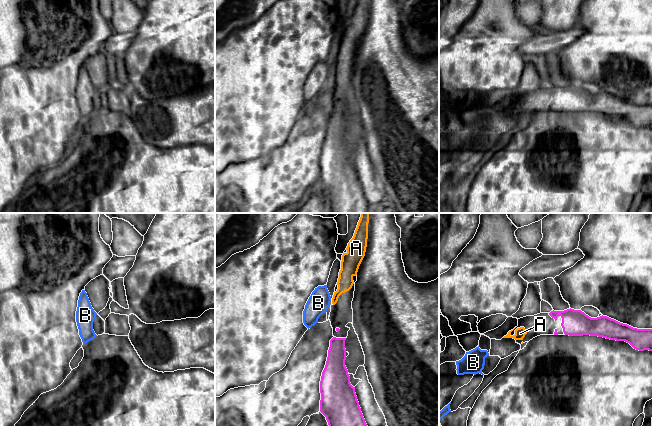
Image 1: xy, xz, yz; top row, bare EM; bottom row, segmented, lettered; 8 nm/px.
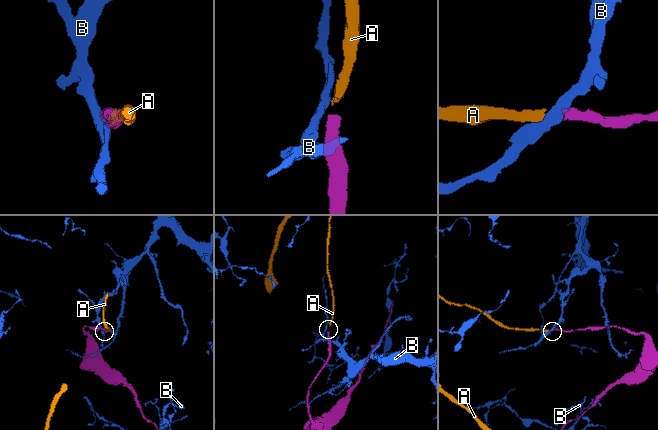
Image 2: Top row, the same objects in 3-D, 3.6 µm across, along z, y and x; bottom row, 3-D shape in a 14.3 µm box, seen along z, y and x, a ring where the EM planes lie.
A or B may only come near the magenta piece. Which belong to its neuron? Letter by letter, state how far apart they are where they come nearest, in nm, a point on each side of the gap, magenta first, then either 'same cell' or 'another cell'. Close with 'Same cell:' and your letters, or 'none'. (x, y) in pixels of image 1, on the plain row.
A: 190 nm | xz (336, 104), (334, 80) | same cell
B: 160 nm | xz (336, 104), (325, 88) | another cell
Same cell: A

